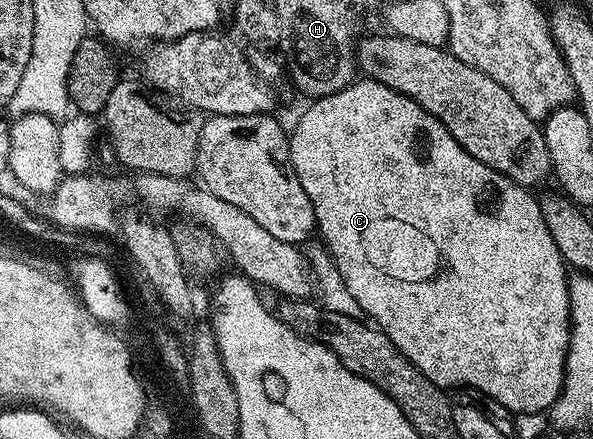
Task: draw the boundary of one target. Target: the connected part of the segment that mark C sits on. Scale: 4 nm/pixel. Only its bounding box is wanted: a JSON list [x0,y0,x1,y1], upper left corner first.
[288,78,570,414]

